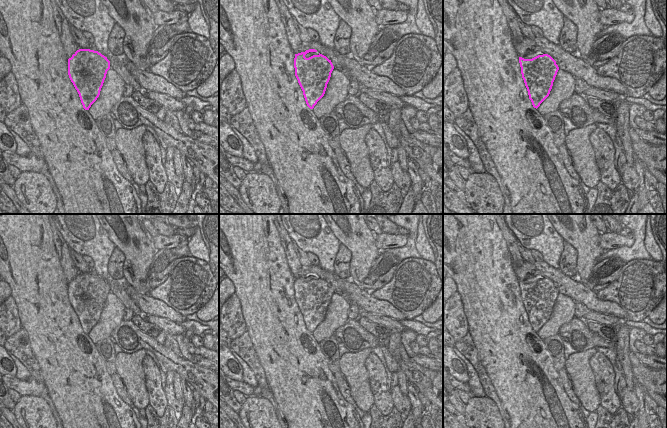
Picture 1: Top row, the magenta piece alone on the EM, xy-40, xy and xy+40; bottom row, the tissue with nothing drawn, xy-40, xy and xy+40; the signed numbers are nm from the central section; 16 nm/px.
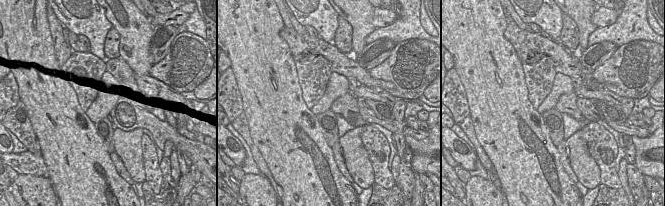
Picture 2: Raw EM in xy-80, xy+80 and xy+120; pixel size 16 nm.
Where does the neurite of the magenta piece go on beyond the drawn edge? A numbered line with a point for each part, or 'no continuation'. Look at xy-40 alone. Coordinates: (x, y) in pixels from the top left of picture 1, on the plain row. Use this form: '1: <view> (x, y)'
no continuation

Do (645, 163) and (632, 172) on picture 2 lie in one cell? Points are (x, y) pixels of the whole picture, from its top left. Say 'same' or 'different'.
different

